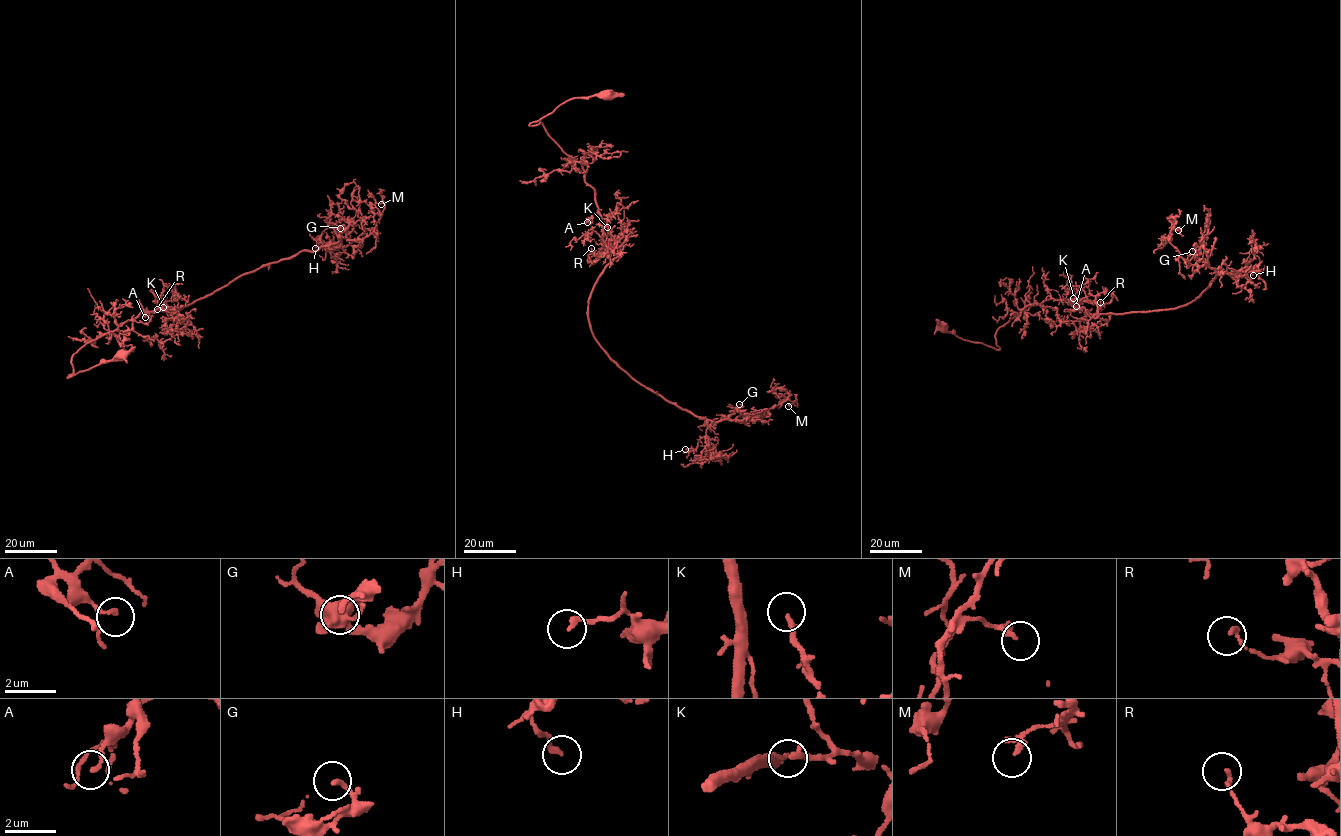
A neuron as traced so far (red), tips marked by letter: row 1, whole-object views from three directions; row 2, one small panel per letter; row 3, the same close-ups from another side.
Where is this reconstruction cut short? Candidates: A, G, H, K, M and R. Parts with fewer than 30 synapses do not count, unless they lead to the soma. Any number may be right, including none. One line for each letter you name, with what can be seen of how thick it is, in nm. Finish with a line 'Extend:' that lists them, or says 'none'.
K: 220 nm
Extend: K

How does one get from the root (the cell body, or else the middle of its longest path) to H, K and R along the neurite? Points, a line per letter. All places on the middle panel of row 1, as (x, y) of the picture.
H: (607, 96), (530, 125), (594, 189), (610, 262), (592, 335), (706, 419), (685, 449)
K: (607, 96), (575, 97), (530, 125), (541, 121), (581, 164), (609, 249), (607, 227)
R: (607, 96), (575, 97), (530, 124), (541, 122), (594, 189), (606, 254), (591, 248)

